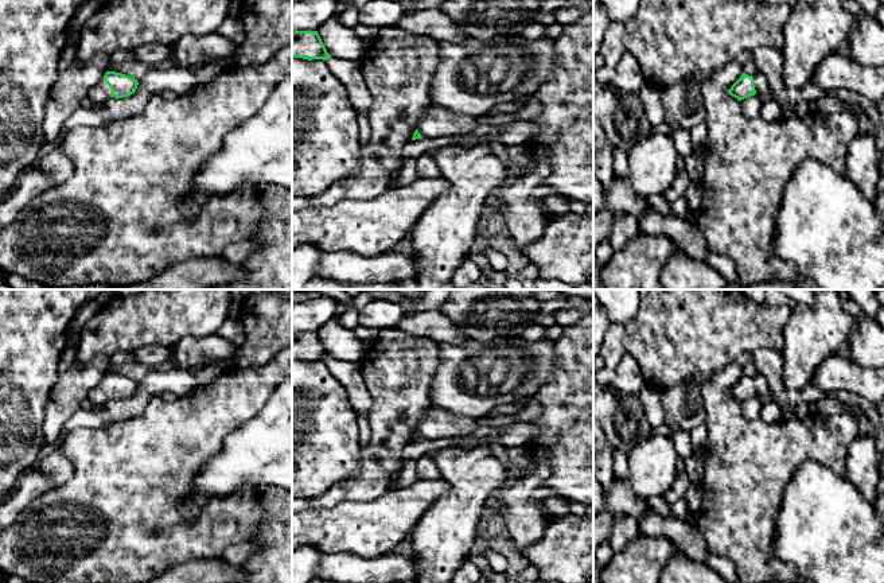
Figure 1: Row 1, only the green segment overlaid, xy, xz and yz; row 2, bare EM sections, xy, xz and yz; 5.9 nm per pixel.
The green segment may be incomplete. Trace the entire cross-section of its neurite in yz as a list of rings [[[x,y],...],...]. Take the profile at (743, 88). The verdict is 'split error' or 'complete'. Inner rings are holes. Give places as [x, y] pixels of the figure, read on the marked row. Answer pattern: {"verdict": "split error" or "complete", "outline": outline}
{"verdict": "split error", "outline": [[[758,71],[755,77],[743,73],[740,78],[731,86],[728,93],[740,101],[755,94],[759,96],[763,102],[772,100],[768,79],[760,71]]]}

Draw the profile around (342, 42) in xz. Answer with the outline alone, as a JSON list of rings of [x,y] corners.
[[[336,16],[327,20],[318,34],[331,57],[339,59],[361,59],[365,48],[354,28],[338,22]]]

